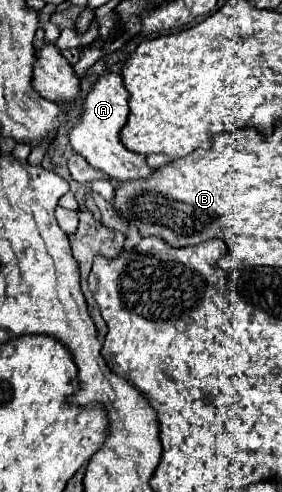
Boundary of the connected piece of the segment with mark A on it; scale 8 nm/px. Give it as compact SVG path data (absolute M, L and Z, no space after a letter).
M102 72L98 74L98 80L92 84L90 92L84 96L80 104L80 114L74 122L74 126L68 132L70 146L82 154L90 166L102 170L108 174L110 180L124 182L134 178L146 178L152 174L152 168L146 166L146 160L142 154L134 154L126 150L118 138L118 132L128 120L128 90L122 84L122 78L114 72Z

